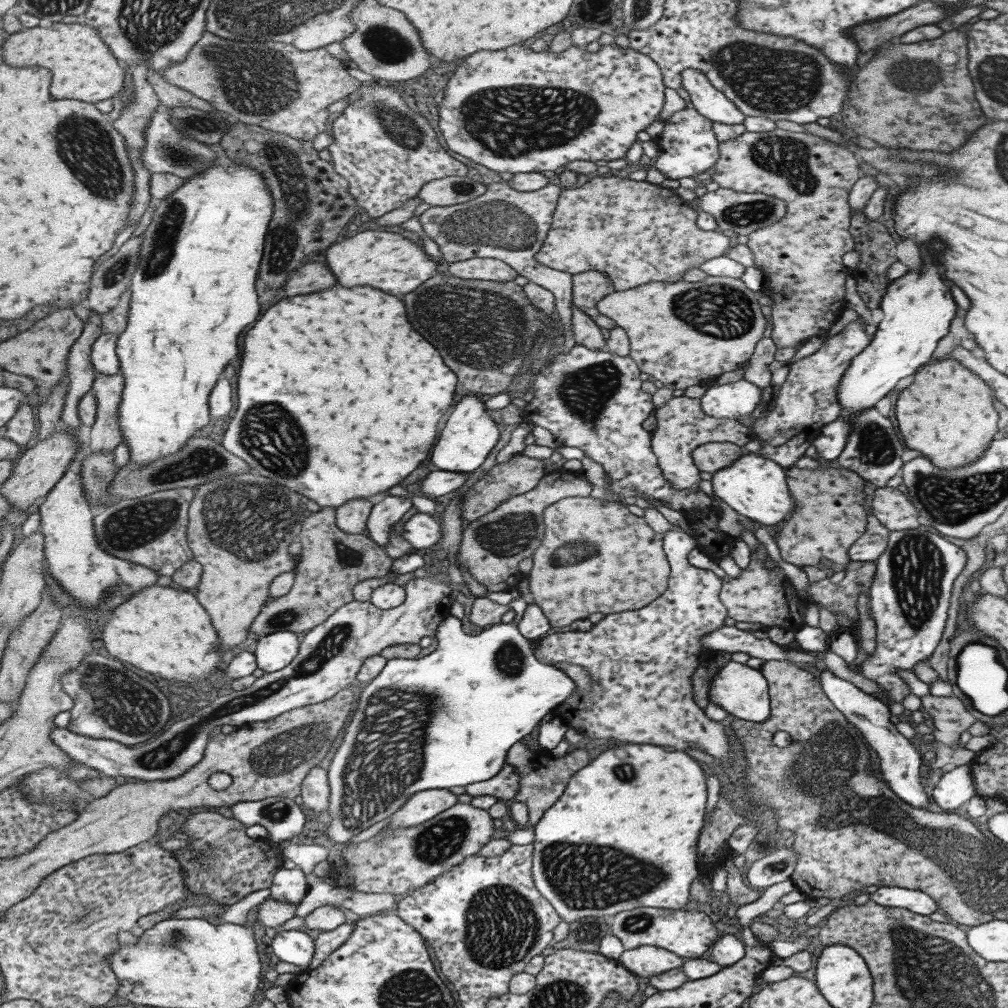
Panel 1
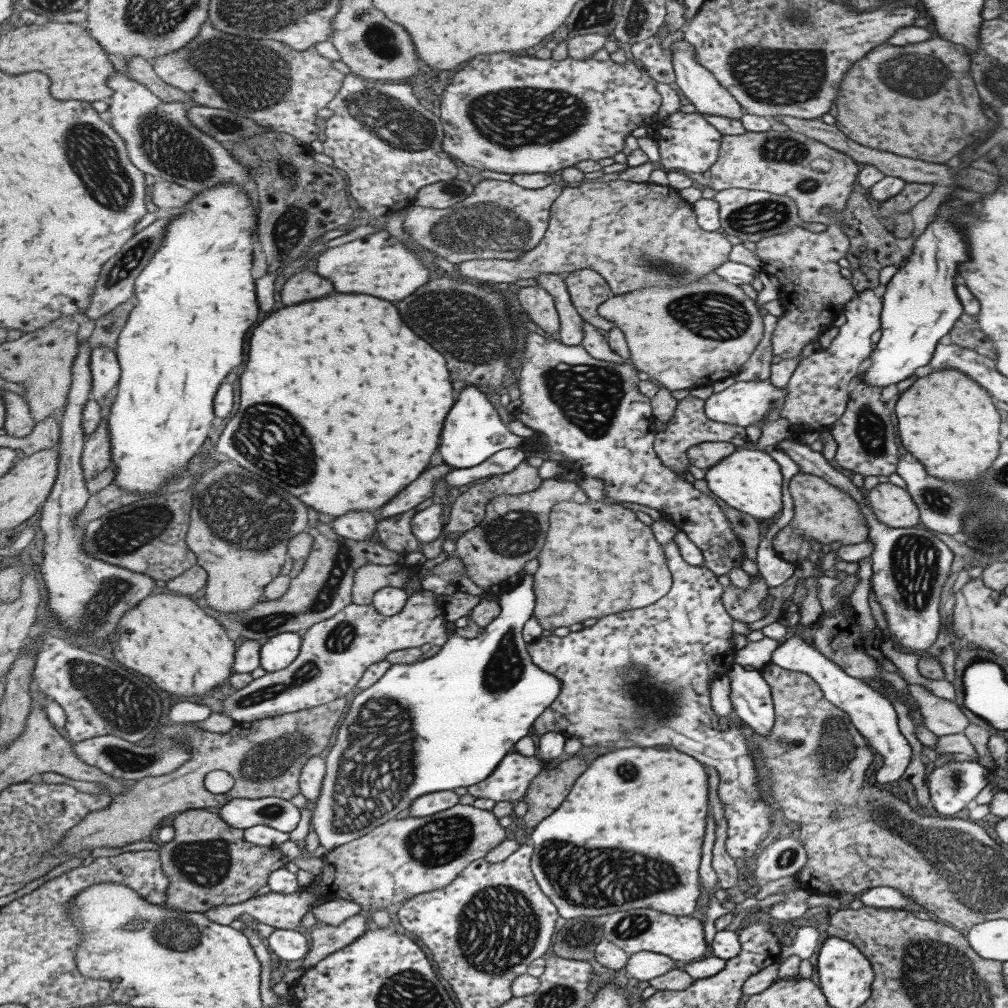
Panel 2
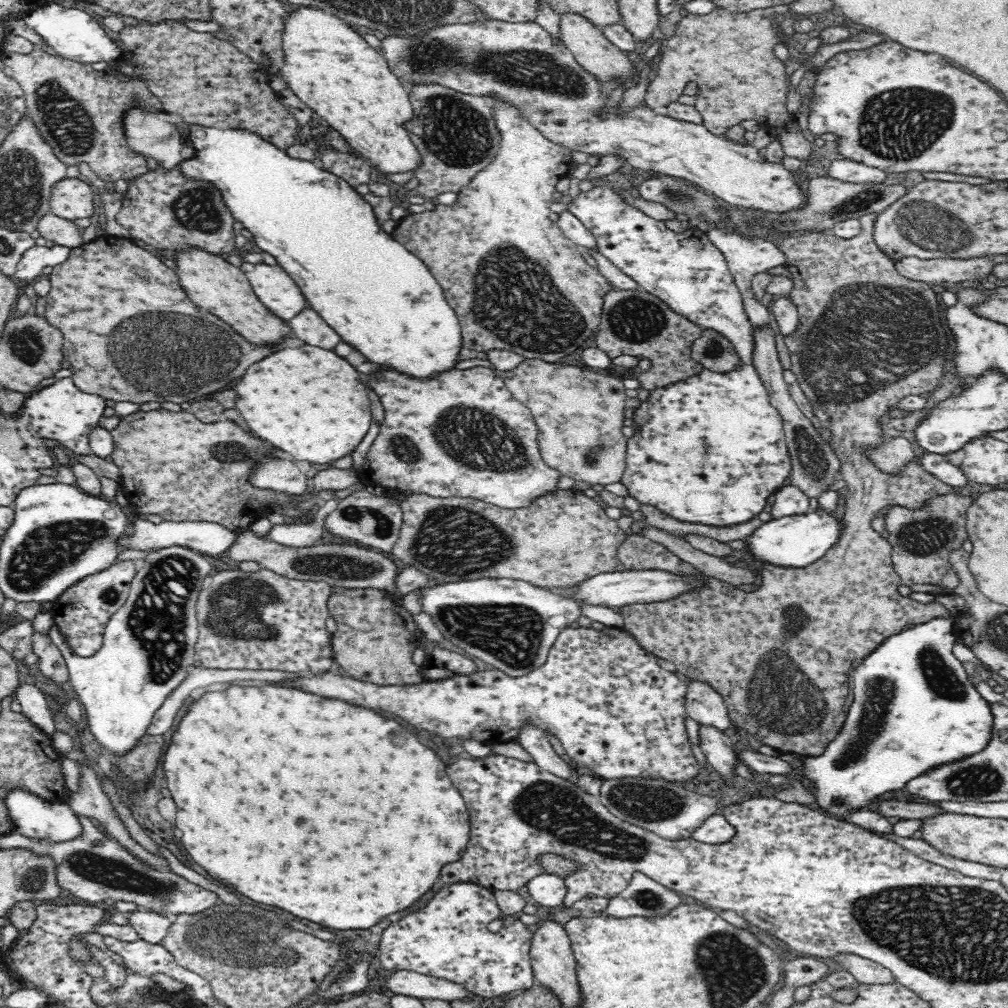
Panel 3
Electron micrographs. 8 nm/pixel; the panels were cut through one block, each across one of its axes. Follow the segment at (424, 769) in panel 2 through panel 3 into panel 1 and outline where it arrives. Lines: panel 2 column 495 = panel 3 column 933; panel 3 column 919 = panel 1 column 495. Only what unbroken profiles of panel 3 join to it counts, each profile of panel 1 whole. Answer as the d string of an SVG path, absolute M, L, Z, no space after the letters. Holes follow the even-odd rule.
M449 616L437 630L439 646L425 658L391 658L379 678L367 684L361 694L361 704L345 734L345 744L339 748L329 766L331 780L331 828L329 838L347 842L355 834L373 824L395 816L395 812L415 794L433 788L453 788L489 782L499 776L509 764L509 752L529 736L537 724L555 708L565 704L575 692L575 684L565 672L547 666L535 656L533 642L521 634L519 624L497 624L479 636L467 636L461 630L461 620Z

